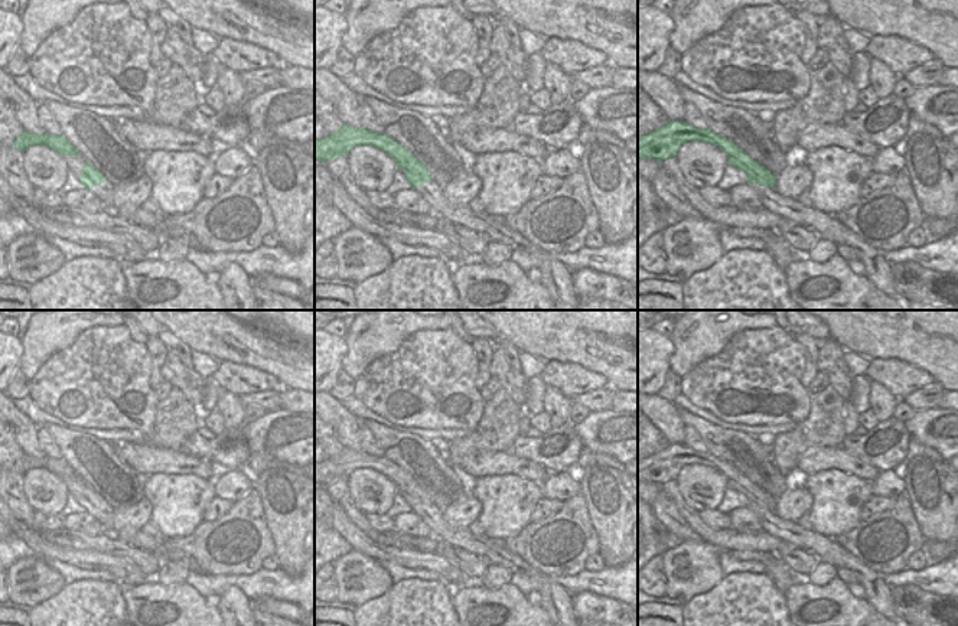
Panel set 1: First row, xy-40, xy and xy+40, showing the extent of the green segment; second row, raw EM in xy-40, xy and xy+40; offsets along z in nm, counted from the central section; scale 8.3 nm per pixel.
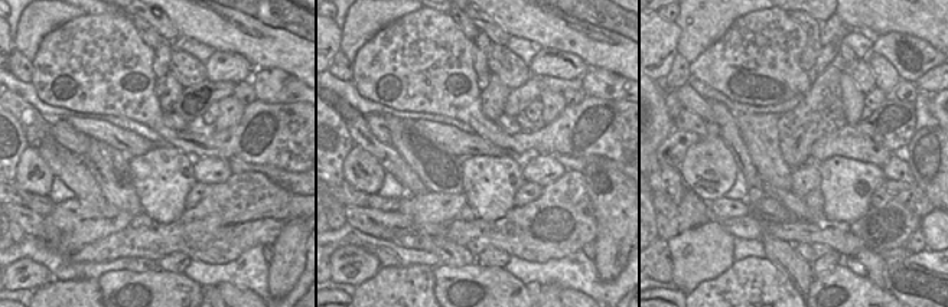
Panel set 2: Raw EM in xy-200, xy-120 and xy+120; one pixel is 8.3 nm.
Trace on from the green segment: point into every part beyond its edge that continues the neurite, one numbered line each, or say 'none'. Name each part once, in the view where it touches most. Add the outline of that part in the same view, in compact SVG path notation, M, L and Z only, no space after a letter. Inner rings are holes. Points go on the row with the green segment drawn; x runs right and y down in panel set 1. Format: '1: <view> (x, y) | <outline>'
none

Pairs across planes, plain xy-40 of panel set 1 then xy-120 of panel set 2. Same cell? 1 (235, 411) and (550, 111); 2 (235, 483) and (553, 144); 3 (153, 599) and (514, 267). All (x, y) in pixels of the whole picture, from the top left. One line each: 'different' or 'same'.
1: same
2: different
3: different

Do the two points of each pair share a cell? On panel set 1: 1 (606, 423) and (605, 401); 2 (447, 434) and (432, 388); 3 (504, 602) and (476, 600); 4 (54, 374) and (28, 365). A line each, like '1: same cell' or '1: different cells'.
1: different cells
2: different cells
3: same cell
4: different cells

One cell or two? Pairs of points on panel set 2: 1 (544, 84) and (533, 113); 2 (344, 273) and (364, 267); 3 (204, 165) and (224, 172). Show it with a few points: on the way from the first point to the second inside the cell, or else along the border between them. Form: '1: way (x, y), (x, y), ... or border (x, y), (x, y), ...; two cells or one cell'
1: border (538, 98), (524, 110); two cells
2: way (348, 277), (360, 271); one cell
3: way (208, 169), (220, 170); one cell

